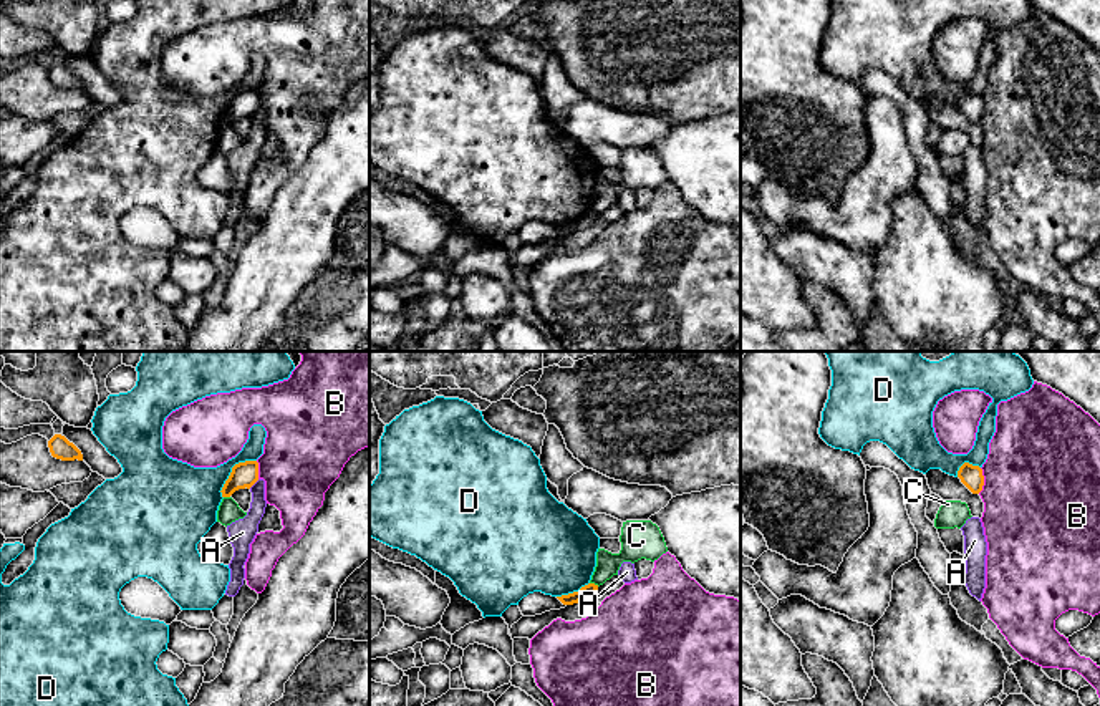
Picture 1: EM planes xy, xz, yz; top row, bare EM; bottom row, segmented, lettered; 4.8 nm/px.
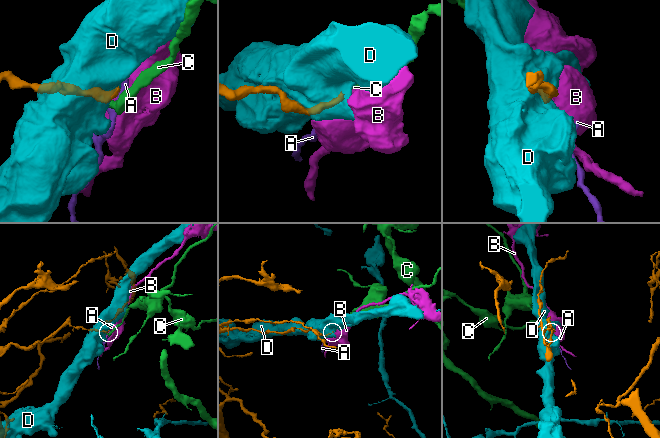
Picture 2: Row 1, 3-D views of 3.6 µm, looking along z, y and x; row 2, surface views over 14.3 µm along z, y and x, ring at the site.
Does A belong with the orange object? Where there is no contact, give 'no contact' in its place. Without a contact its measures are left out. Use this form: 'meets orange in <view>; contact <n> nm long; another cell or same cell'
meets orange in xy; contact 70 nm long; another cell

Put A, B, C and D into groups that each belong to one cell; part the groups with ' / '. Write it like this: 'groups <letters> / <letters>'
groups A / B / C / D

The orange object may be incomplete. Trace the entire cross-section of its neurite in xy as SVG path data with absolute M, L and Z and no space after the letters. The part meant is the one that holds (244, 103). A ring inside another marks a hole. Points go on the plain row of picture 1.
M245 89L232 96L229 108L222 116L222 126L230 126L239 118L250 118L258 109L258 91Z

